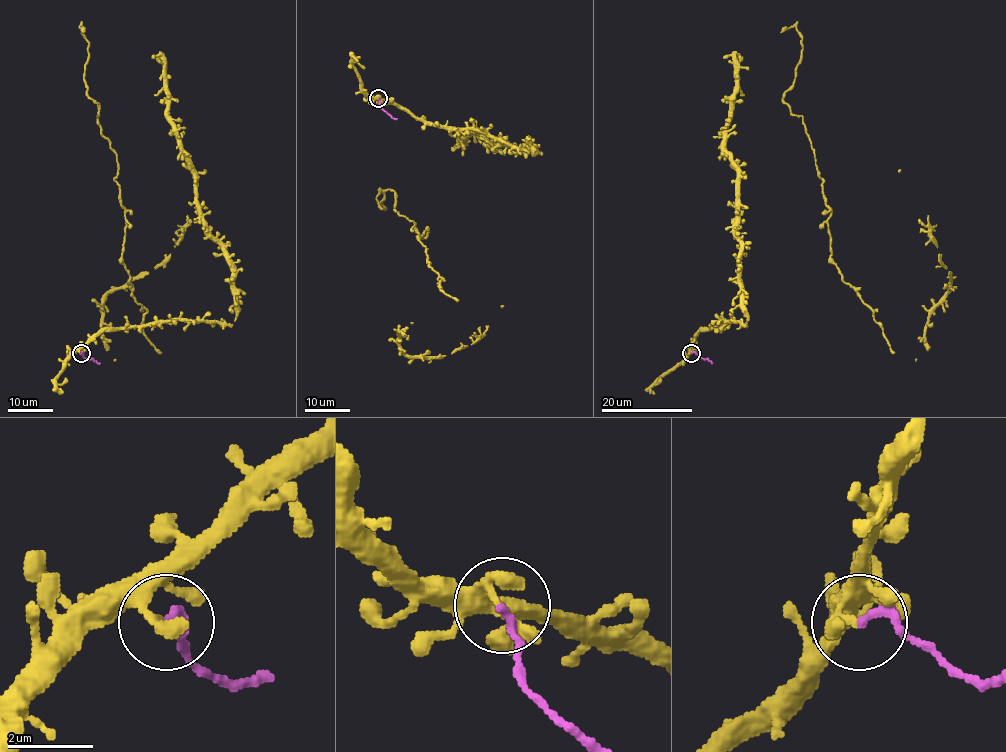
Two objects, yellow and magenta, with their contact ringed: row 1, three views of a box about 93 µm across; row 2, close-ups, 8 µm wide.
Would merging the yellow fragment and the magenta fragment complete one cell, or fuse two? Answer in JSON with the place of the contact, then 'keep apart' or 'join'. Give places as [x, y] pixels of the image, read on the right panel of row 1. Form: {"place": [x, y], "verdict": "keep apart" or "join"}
{"place": [691, 353], "verdict": "keep apart"}

